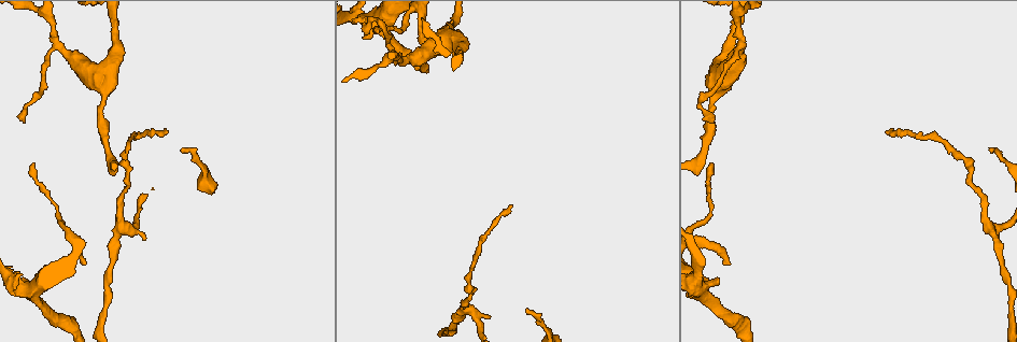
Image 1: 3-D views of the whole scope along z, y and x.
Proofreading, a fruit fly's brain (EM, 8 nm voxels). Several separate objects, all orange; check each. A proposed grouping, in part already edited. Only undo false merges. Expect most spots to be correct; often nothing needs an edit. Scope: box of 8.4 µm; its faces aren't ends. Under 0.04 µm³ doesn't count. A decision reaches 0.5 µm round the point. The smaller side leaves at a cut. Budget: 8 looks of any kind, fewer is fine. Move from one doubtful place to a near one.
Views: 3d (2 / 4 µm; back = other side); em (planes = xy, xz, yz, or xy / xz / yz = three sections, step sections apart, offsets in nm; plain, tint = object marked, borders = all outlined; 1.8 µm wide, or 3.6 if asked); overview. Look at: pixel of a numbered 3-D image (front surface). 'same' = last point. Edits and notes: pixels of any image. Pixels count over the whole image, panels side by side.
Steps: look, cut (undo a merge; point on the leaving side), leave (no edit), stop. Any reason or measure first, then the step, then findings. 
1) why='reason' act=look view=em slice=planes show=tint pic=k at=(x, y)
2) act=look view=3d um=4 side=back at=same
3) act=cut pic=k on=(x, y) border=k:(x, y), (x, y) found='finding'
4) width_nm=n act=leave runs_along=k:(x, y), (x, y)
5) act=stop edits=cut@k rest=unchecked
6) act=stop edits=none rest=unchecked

why='three arms meet' act=look view=em um=3.6 slice=xz step=16 show=tint pic=1 at=(108, 67)

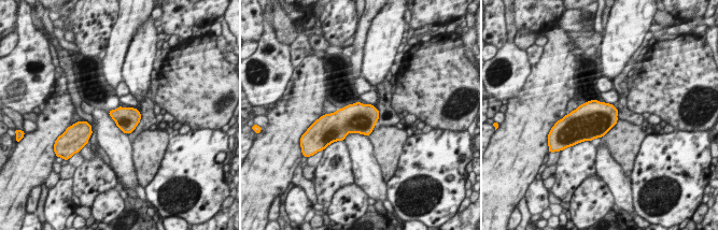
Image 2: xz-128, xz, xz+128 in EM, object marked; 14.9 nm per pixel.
act=leave found='continuous, no second neuron'

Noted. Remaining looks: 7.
why='sharp bend' act=look view=em um=3.6 slice=planes show=tint pic=1 at=(382, 18)

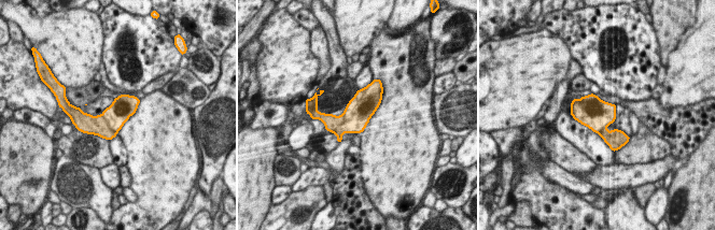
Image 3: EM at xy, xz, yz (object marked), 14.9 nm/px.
width_nm=380 act=cut pic=3 on=(97, 125) border=3:(101, 114), (107, 125), (116, 132) found='a second neuron is stuck on'

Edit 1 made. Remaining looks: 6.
why='three-way junction' act=look view=em slice=planes show=plain pic=1 at=(120, 230)

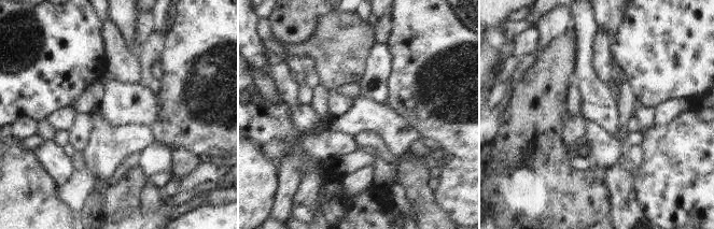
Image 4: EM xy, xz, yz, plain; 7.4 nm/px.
act=look view=em slice=planes show=tint at=same

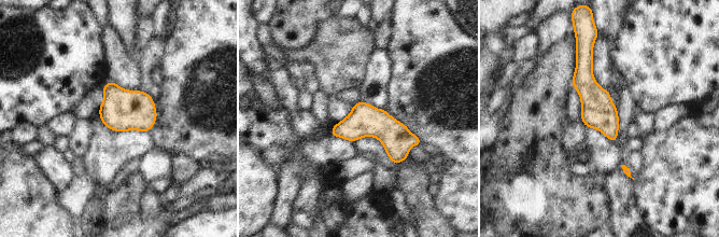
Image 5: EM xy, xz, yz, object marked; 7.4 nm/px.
act=leave found='all the same neuron'

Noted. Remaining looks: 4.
act=stop edits=cut@3 rest=unchecked

